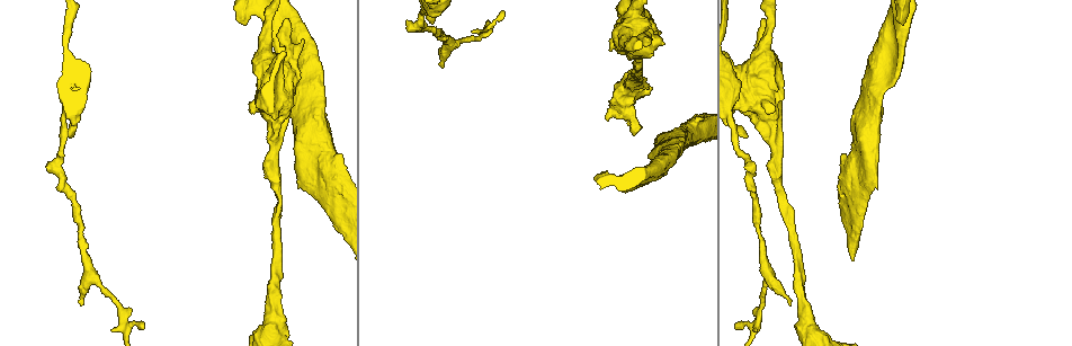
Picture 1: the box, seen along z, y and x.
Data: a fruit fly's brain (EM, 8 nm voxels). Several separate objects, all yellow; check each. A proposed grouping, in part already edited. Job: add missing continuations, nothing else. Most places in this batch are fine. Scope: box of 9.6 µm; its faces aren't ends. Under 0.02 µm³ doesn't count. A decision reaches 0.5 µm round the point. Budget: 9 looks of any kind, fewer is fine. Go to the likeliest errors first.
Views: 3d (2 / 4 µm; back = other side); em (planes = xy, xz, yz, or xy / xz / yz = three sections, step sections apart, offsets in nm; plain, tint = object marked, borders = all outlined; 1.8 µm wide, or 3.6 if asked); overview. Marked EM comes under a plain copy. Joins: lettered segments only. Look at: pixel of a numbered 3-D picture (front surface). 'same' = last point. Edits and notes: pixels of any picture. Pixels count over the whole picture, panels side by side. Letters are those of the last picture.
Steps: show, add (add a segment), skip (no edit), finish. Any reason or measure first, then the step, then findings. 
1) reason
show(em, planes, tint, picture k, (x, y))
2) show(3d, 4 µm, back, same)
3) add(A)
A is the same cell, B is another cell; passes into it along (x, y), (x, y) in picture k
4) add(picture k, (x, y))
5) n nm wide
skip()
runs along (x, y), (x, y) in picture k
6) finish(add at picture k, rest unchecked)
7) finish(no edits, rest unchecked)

an open end
show(3d, 2 µm, picture 1, (763, 18))

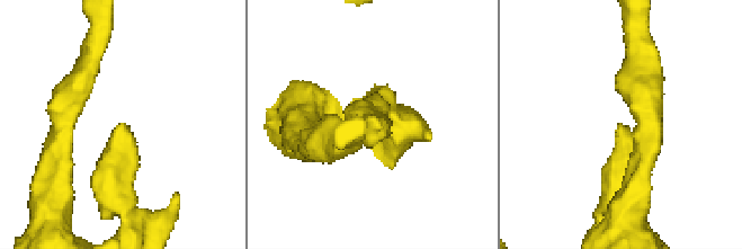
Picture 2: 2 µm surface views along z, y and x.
shape alone is not enough
show(em, 3.6 µm, planes, tint, picture 2, (120, 125))

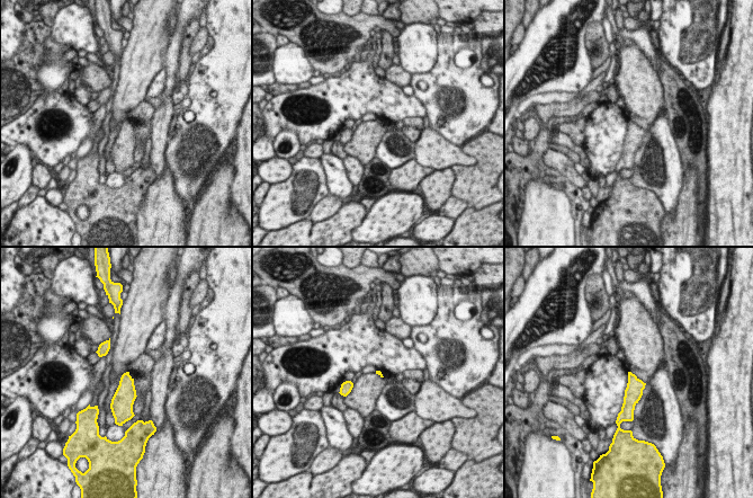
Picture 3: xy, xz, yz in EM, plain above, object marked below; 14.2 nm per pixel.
show(em, 3.6 µm, planes, borders, same)

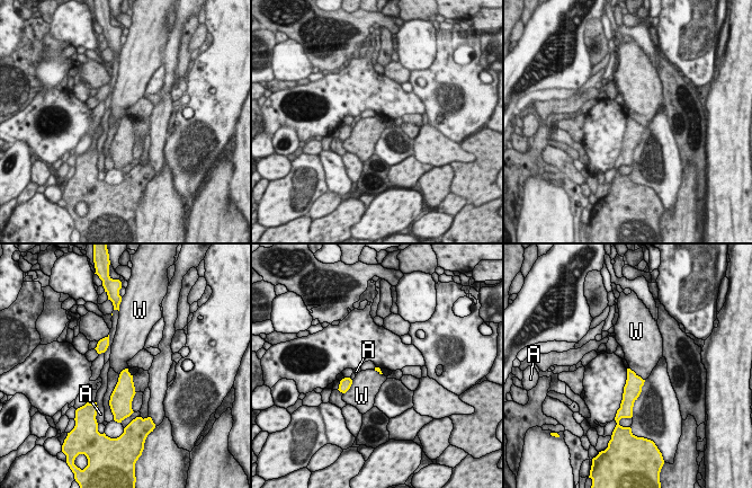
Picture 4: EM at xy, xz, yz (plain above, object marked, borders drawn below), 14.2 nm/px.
skip()
A and W are other cells; border along (628, 367), (644, 380) in picture 4; no lettered segment goes on from it

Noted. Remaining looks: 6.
show(3d, 4 µm, picture 1, (80, 304))

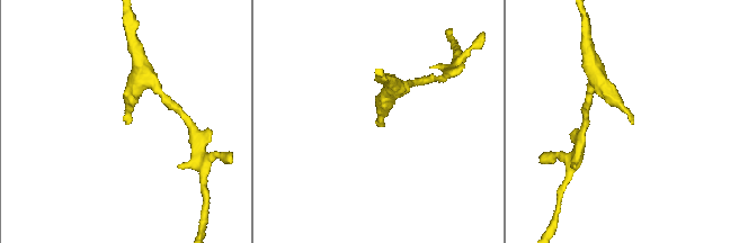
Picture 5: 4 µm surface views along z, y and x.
need the tissue
show(em, xy, step 16, tint, picture 5, (378, 125))

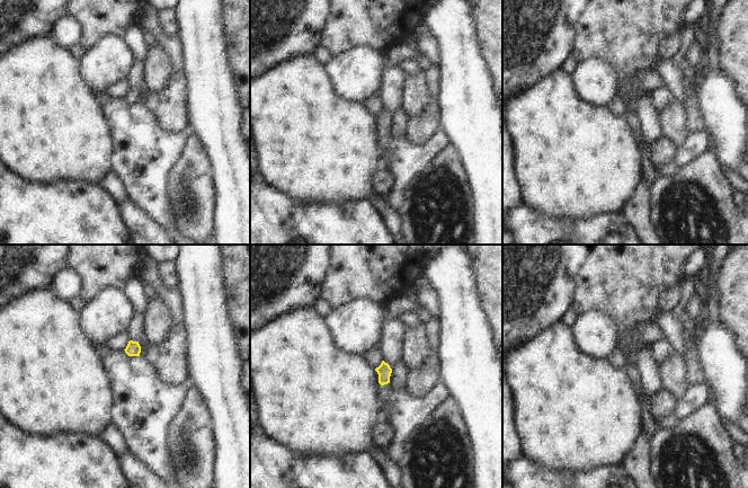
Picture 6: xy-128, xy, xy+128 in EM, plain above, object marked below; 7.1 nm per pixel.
cut it another way
show(em, planes, borders, same)

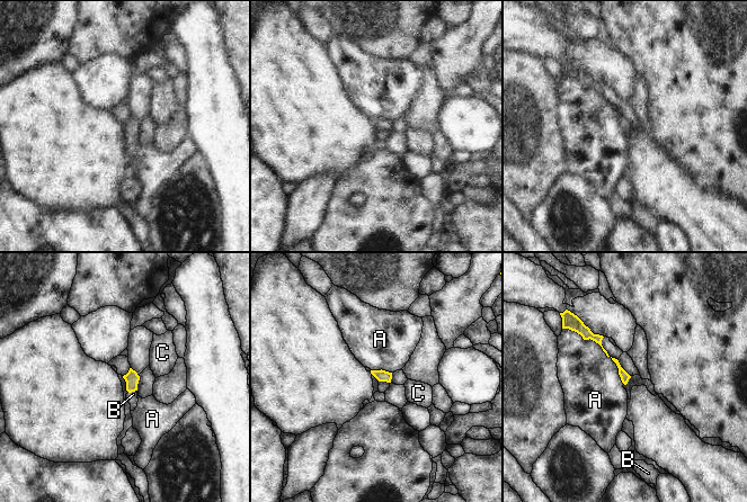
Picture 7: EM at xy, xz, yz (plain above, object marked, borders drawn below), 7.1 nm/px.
add(B)
B is the same cell, A and C are other cells; passes into it along (132, 378), (132, 391), (131, 397) in picture 7; it goes on there

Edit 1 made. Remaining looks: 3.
see it whole again
show(overview)

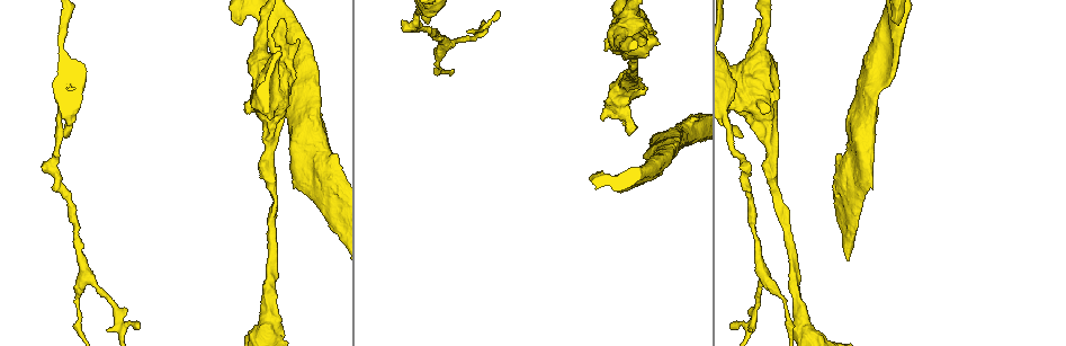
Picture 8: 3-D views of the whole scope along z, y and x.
thick end
show(3d, 4 µm, picture 8, (241, 23))

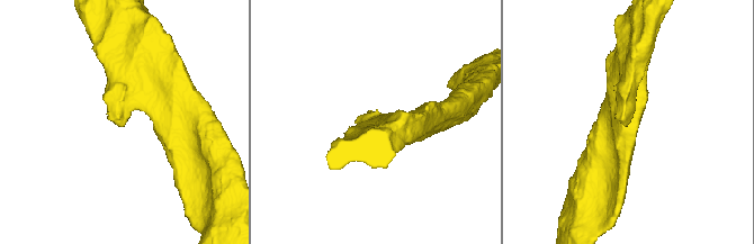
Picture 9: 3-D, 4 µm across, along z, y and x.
show(em, planes, borders, picture 9, (624, 124))

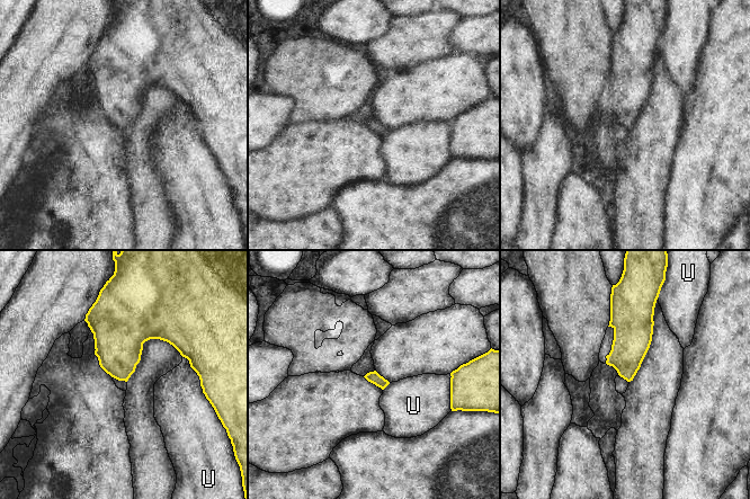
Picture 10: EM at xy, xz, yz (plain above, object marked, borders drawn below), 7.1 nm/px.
skip()
U is another cell; border along (182, 356), (199, 380) in picture 10; no lettered segment goes on from it

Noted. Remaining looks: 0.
finish(add at picture 7, rest unchecked)

